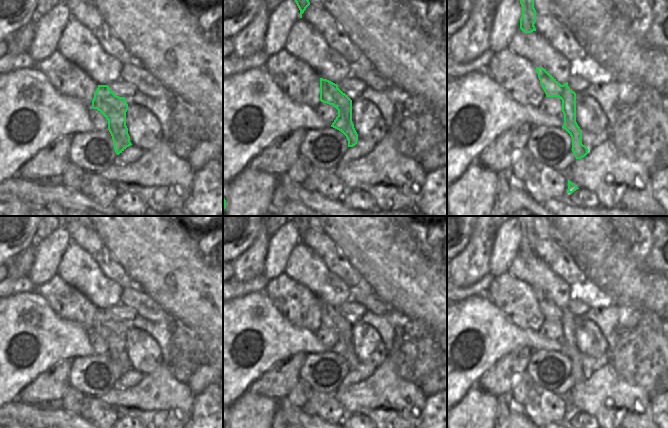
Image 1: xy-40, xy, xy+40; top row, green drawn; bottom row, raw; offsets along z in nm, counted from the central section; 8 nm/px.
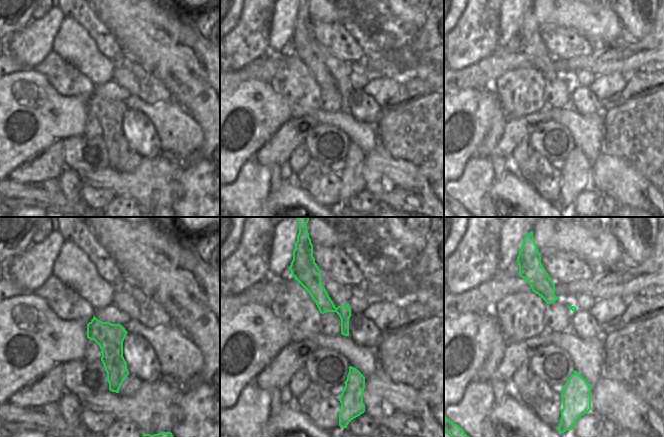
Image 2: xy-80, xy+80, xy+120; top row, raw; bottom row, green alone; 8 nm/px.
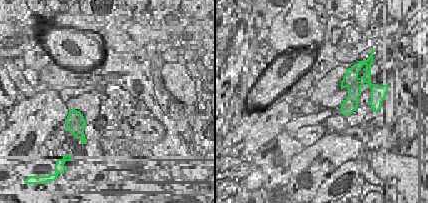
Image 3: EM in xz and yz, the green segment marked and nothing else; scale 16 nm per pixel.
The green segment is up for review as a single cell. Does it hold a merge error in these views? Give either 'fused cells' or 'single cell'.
fused cells

